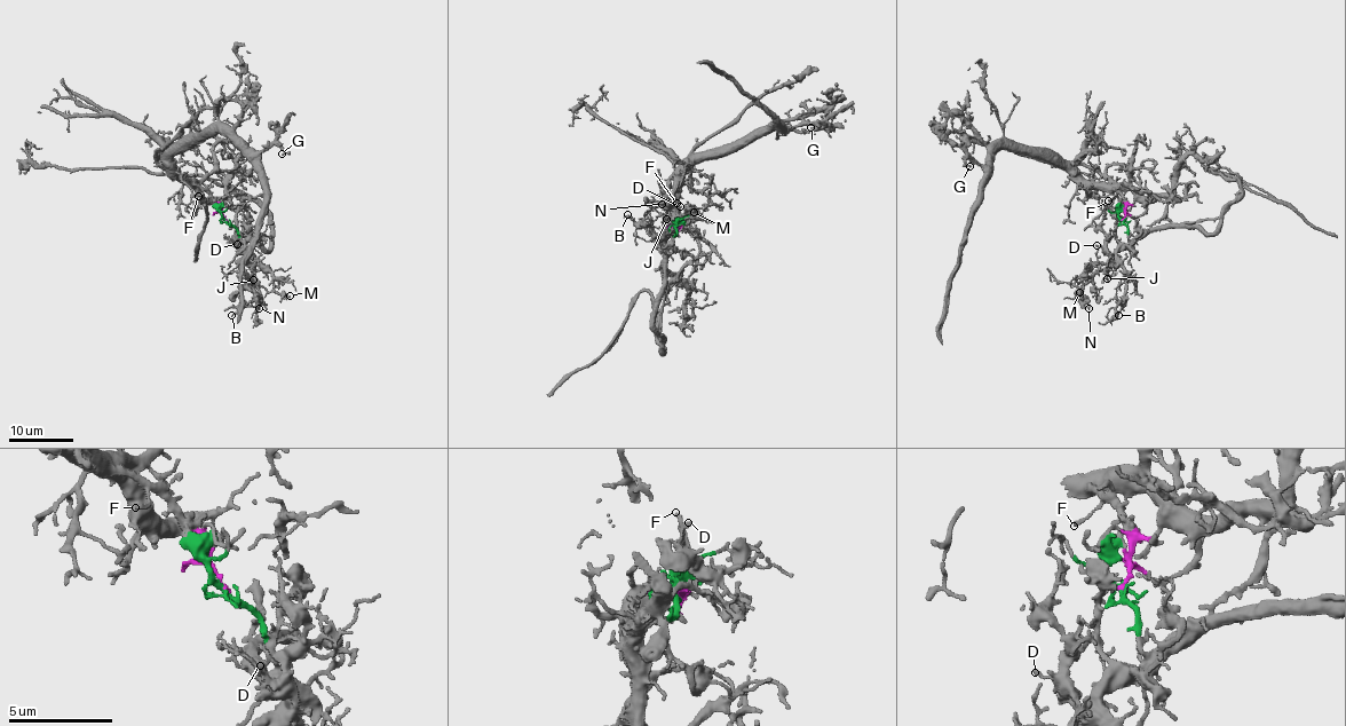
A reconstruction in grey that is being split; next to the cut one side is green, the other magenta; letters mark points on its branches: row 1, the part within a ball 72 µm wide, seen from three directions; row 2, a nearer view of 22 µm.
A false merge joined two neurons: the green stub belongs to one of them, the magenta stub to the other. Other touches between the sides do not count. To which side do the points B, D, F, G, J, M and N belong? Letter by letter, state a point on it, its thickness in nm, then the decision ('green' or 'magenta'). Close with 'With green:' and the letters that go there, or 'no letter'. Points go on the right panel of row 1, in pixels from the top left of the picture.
B: (1118, 315) | 160 nm | green
D: (1097, 245) | 130 nm | green
F: (1108, 200) | 150 nm | magenta
G: (970, 166) | 100 nm | magenta
J: (1107, 278) | 130 nm | green
M: (1079, 292) | 320 nm | green
N: (1089, 308) | 150 nm | green
With green: B, D, J, M, N

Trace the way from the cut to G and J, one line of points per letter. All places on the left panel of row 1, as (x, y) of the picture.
G: (227, 220), (220, 204), (177, 176), (174, 155), (221, 132), (231, 132), (255, 151), (278, 144), (282, 155)
J: (227, 220), (237, 230), (240, 266), (252, 279)

